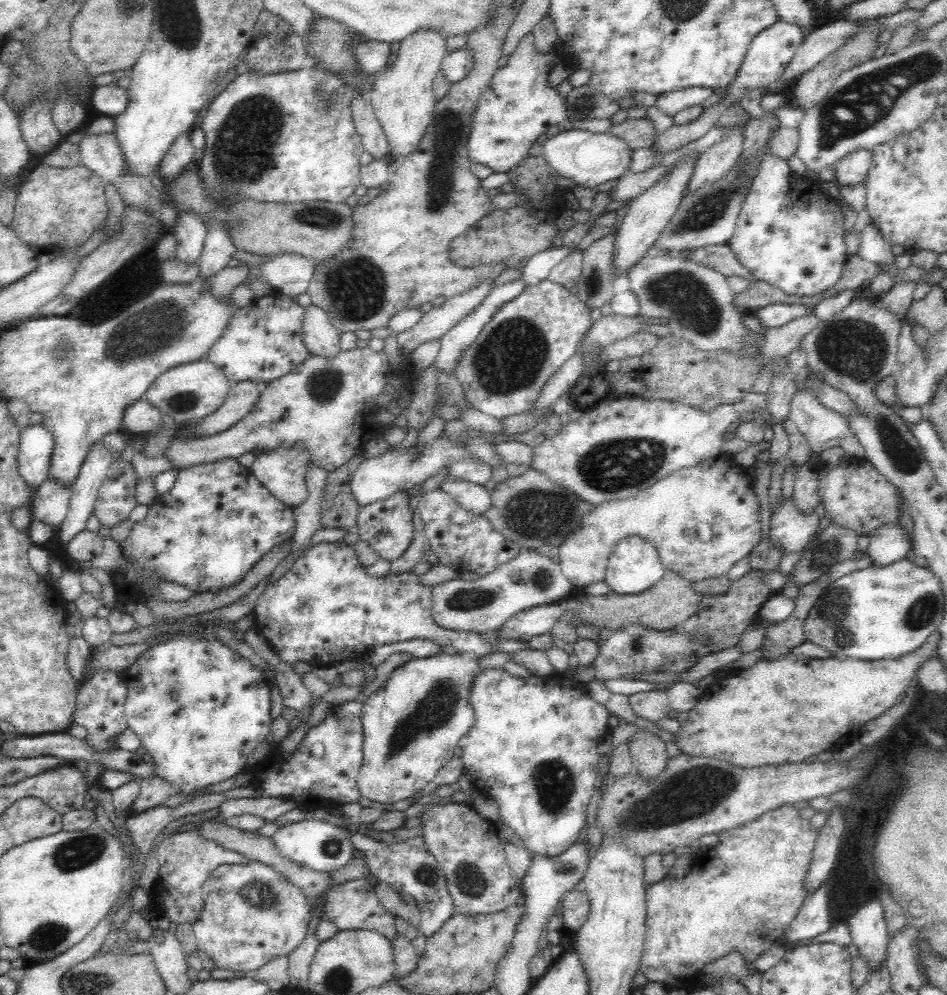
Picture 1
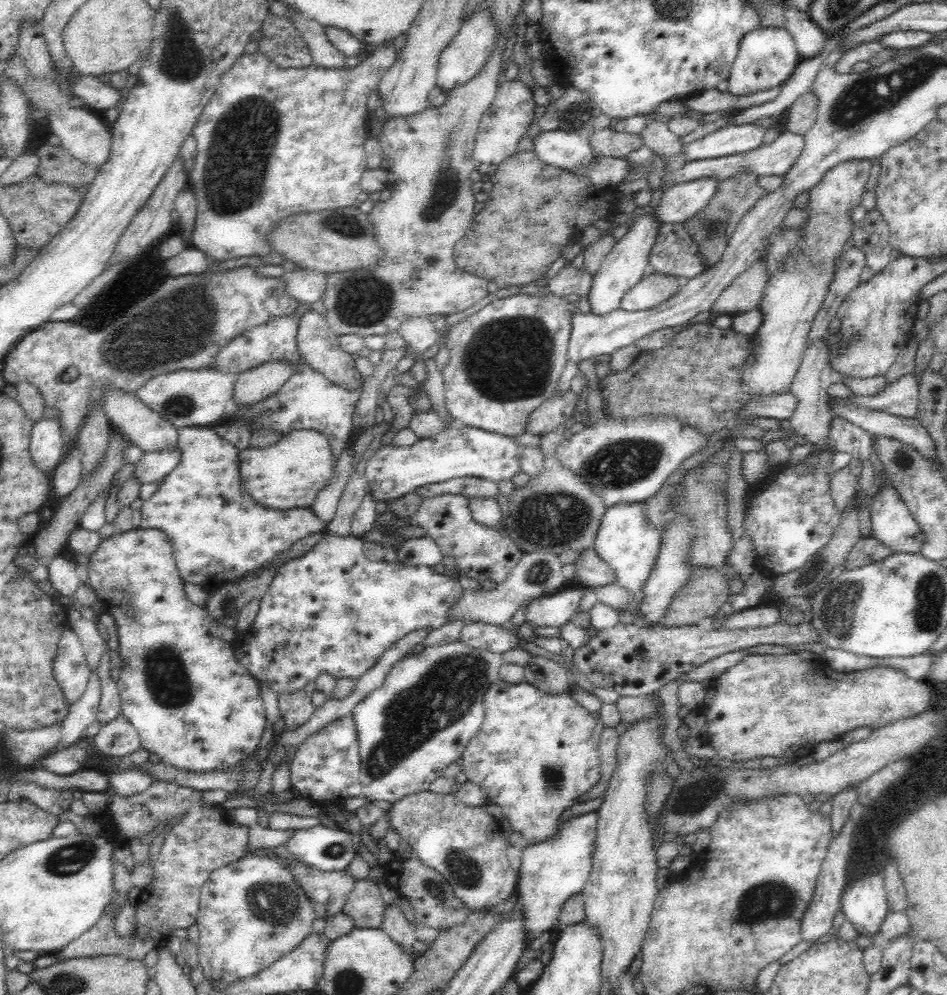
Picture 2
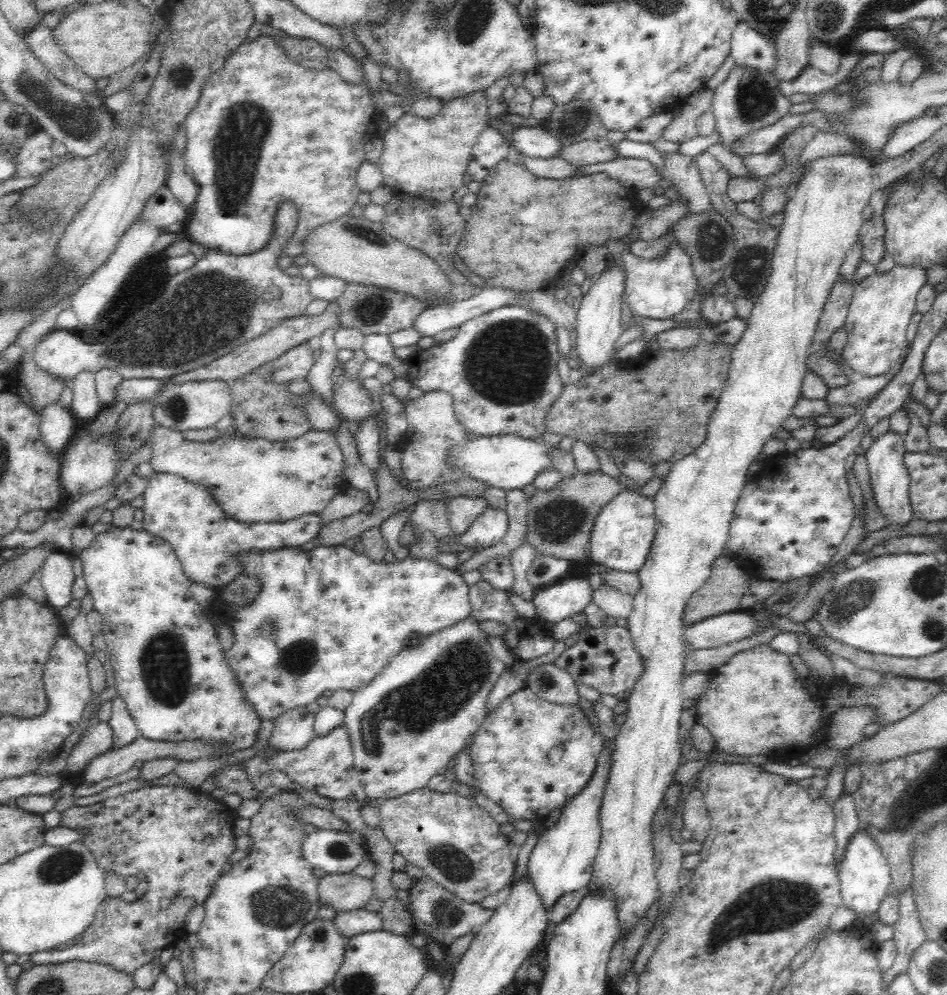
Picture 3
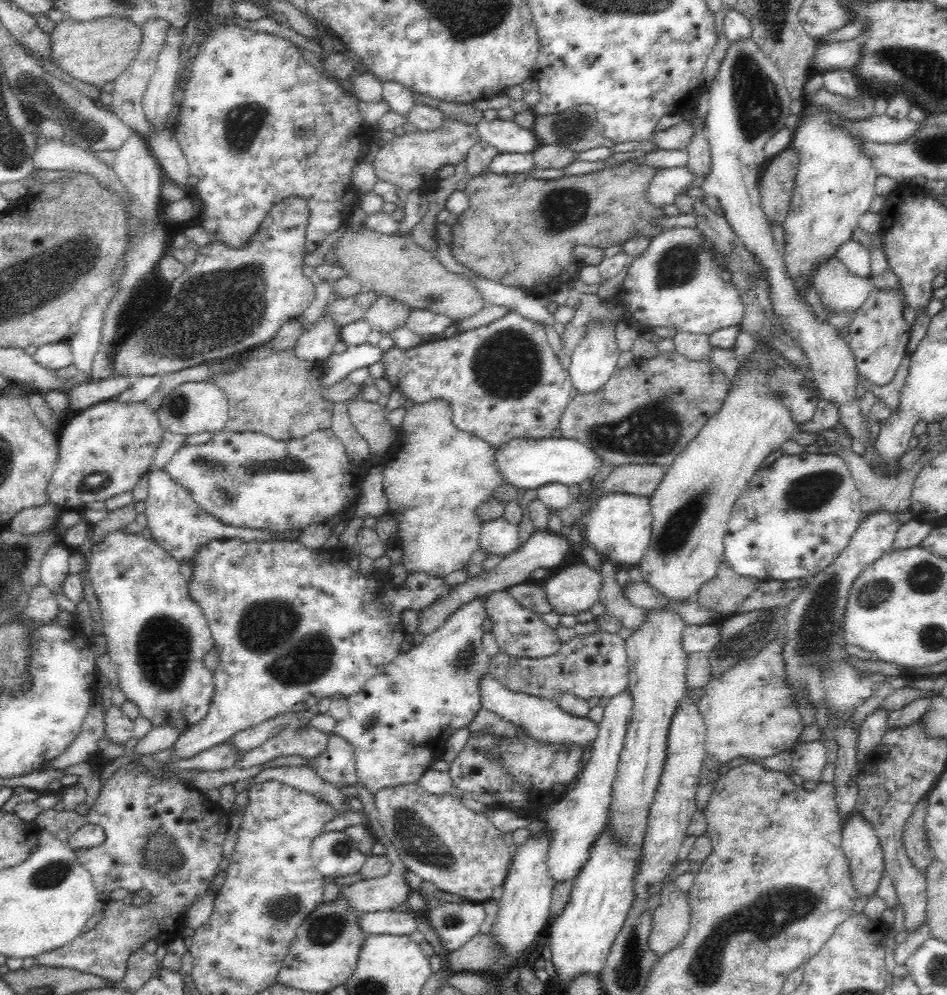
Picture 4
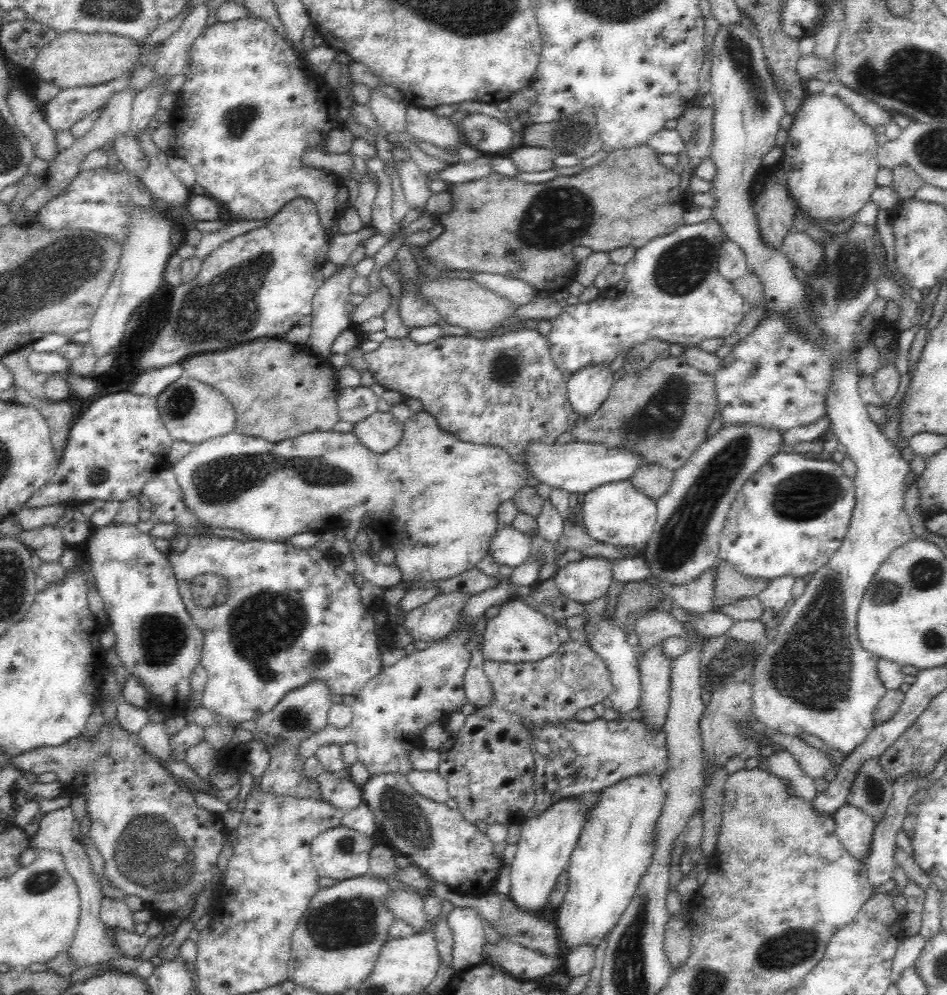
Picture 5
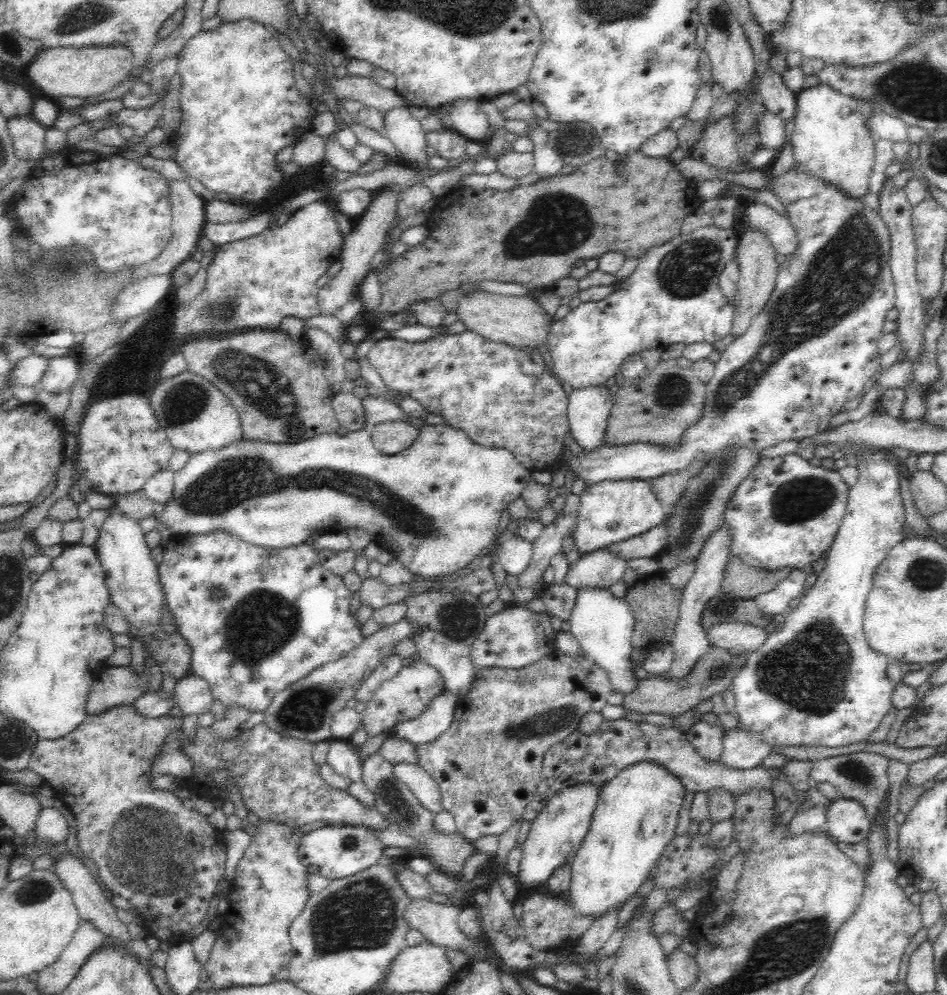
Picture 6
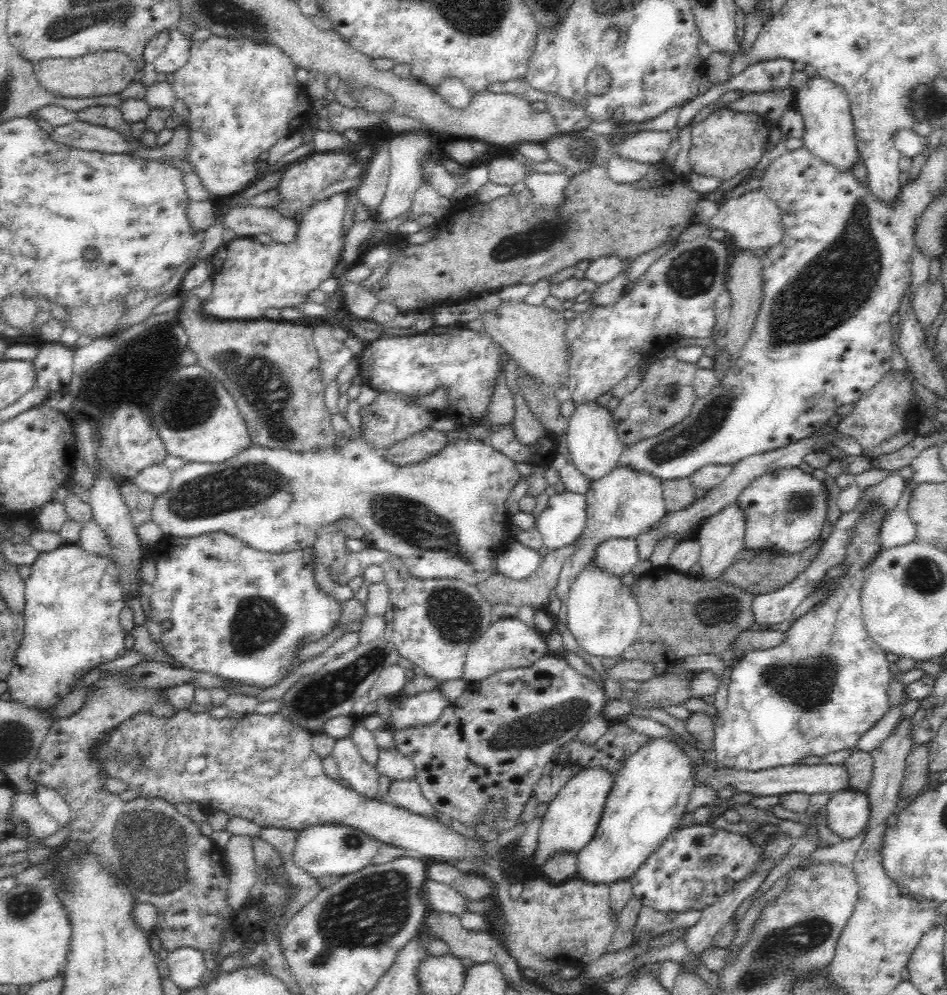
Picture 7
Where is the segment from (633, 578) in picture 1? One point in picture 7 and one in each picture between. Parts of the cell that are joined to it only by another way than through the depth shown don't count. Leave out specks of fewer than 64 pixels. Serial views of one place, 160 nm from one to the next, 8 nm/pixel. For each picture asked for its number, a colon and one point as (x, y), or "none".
2: (626, 540)
3: (621, 538)
4: (619, 525)
5: (617, 513)
6: (610, 511)
7: (627, 501)

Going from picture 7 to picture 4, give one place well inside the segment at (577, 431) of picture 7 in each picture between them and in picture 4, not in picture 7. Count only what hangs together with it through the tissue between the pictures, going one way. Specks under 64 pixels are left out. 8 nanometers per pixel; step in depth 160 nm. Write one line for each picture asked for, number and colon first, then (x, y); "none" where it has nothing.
4: (593, 361)
5: (586, 390)
6: (588, 409)

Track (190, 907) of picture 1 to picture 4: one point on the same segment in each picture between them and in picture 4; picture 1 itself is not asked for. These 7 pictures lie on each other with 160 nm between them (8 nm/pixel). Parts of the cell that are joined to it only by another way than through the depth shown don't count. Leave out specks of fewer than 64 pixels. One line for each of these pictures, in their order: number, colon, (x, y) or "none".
2: (204, 838)
3: (180, 838)
4: (160, 835)

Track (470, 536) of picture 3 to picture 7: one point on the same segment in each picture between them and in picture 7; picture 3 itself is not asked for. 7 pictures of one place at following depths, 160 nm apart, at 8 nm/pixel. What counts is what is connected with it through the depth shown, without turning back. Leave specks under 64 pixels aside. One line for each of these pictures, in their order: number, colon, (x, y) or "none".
4: (498, 536)
5: (510, 547)
6: (514, 555)
7: (515, 561)

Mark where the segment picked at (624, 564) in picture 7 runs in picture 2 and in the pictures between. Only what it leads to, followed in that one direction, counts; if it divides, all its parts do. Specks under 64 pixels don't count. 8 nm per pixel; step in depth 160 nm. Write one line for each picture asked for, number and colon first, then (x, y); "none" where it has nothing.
2: (556, 609)
3: (567, 597)
4: (575, 589)
5: (589, 578)
6: (601, 568)

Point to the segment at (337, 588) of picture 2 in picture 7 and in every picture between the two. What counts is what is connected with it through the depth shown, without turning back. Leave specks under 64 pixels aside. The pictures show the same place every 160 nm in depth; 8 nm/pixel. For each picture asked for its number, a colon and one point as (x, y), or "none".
3: (324, 619)
4: (292, 625)
5: (274, 616)
6: (256, 620)
7: (226, 609)

